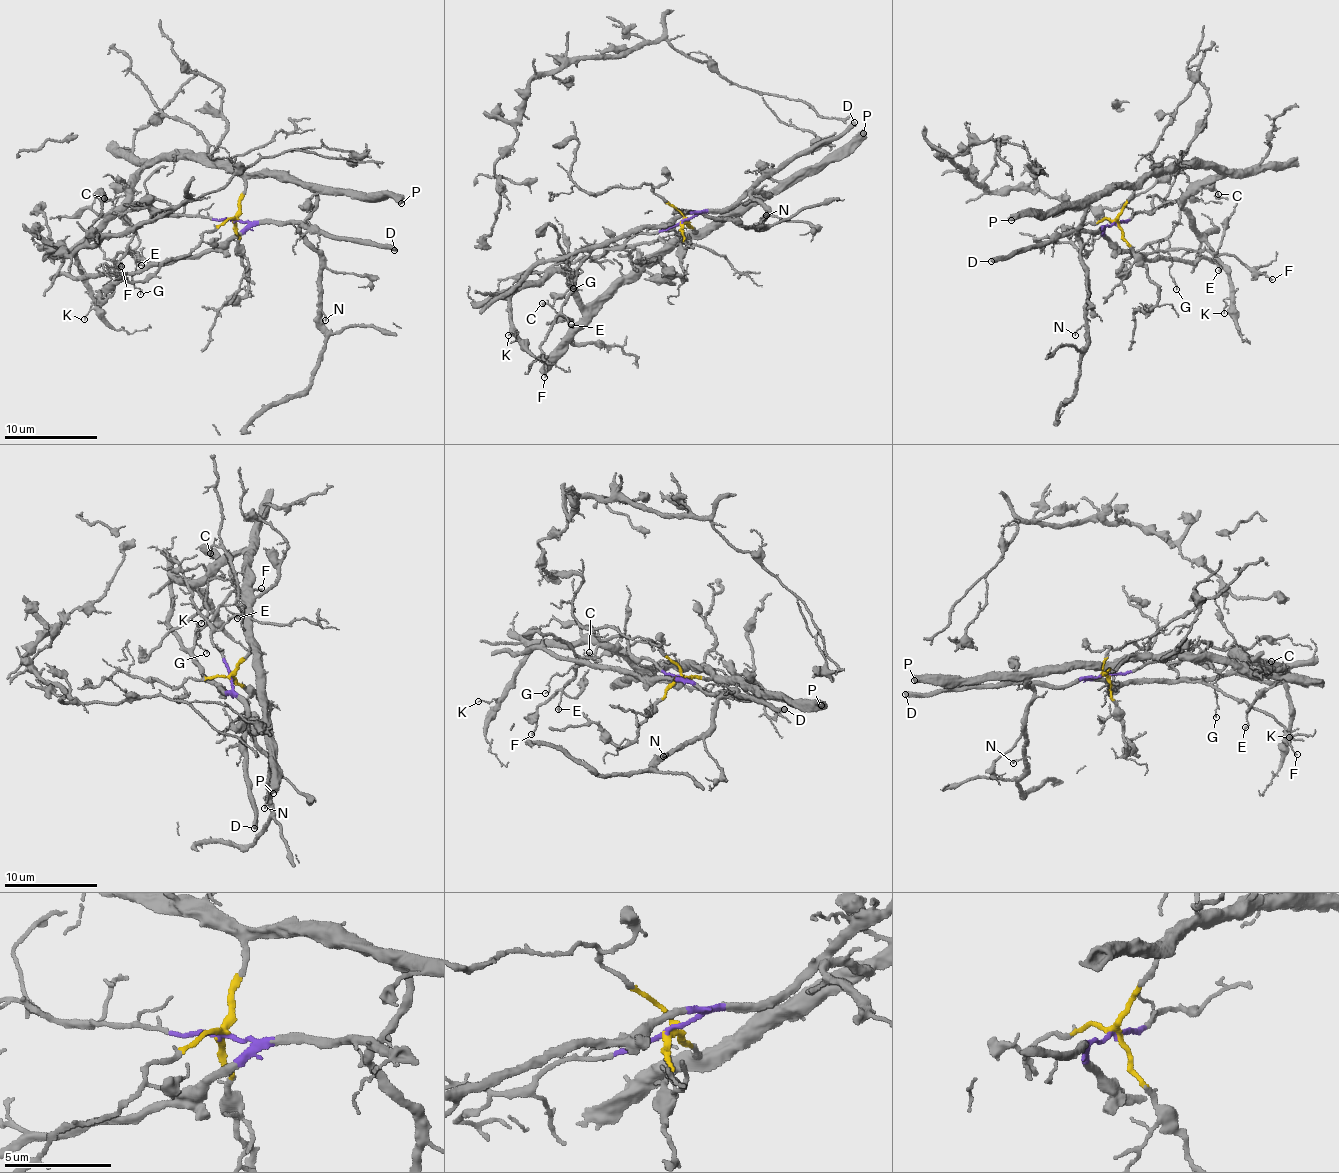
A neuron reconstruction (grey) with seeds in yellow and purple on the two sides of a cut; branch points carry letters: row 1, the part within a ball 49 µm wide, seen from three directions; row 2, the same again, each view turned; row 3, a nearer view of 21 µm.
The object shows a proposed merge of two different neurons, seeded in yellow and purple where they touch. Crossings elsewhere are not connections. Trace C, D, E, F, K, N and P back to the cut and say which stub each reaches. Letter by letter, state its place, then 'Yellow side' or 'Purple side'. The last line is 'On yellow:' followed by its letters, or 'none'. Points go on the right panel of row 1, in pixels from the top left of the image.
C: Place: (1218, 194). Yellow side
D: Place: (991, 261). Purple side
E: Place: (1218, 270). Purple side
F: Place: (1272, 279). Purple side
K: Place: (1224, 313). Yellow side
N: Place: (1075, 335). Yellow side
P: Place: (1011, 220). Yellow side
On yellow: C, K, N, P

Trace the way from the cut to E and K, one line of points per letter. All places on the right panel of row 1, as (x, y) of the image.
E: (1116, 222), (1103, 231), (1118, 249), (1136, 254), (1166, 250), (1205, 250), (1221, 268), (1218, 270)
K: (1116, 222), (1145, 176), (1201, 161), (1220, 172), (1193, 191), (1181, 209), (1231, 289), (1224, 312)

